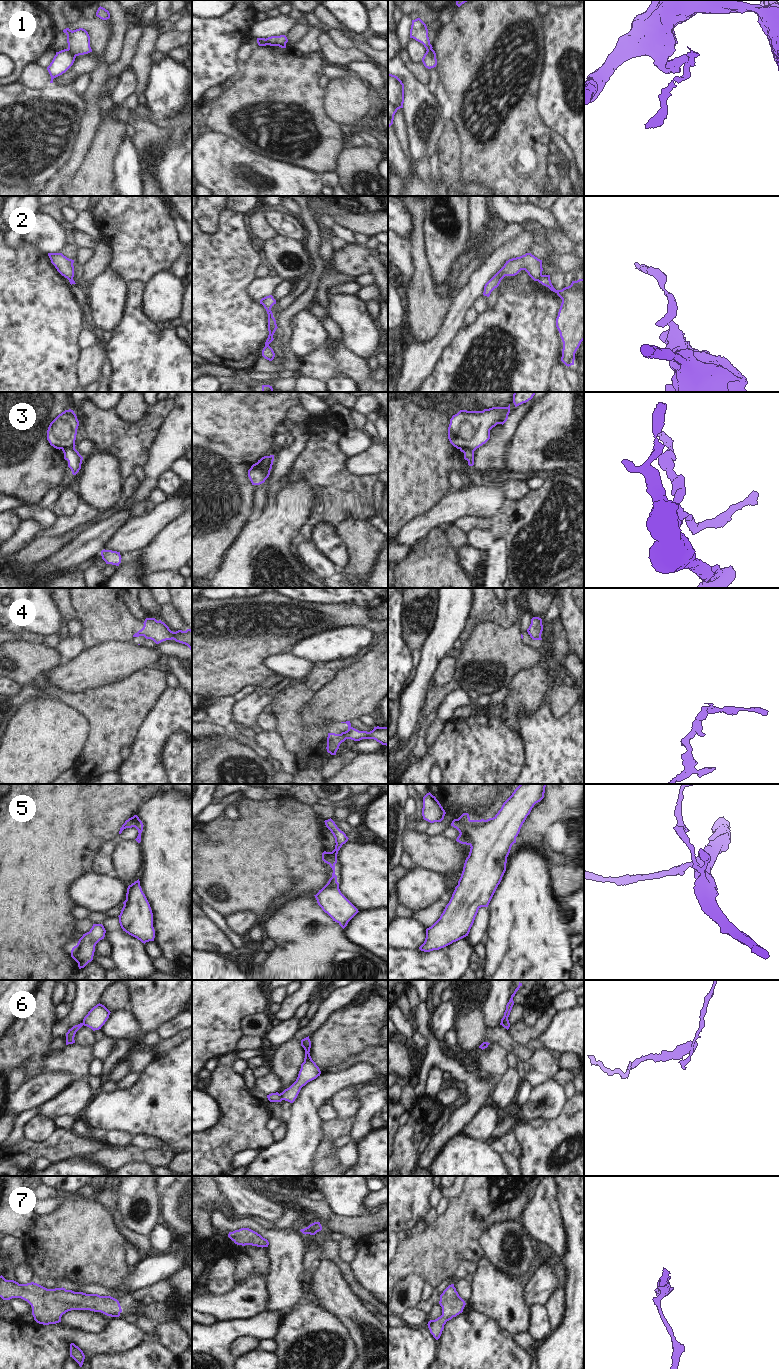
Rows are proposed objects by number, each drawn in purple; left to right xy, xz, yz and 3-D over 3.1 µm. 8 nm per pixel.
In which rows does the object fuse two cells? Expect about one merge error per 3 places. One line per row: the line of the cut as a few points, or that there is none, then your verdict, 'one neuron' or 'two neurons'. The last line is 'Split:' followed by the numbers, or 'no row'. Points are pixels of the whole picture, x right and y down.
1: cut in xy along (67, 49), (75, 56); two neurons
2: cut in yz along (542, 275), (537, 280); two neurons
3: cut in yz along (459, 448), (469, 447), (473, 451); two neurons
4: cut in xz along (345, 731), (347, 738); two neurons
5: cut in yz along (457, 819), (462, 822), (469, 820); two neurons
6: cut in xz along (279, 1094), (282, 1099); two neurons
7: no cut; one neuron
Split: 1, 2, 3, 4, 5, 6

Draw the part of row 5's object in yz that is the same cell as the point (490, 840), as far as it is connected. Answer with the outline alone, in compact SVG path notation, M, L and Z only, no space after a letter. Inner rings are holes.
M520 784L493 818L469 820L466 823L458 819L452 821L451 826L460 833L456 841L471 848L449 903L440 918L426 929L425 941L419 947L421 951L439 950L468 936L478 910L488 907L500 884L511 847L516 843L516 837L534 805L544 798L545 787L546 784Z

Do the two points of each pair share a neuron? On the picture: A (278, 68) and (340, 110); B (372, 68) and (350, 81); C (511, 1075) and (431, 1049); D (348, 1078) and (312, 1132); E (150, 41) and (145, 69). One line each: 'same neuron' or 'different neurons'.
A: different neurons
B: different neurons
C: different neurons
D: same neuron
E: same neuron

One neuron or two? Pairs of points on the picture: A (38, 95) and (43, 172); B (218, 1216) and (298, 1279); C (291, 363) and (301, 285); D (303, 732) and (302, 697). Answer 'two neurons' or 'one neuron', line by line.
A: one neuron
B: one neuron
C: two neurons
D: one neuron

